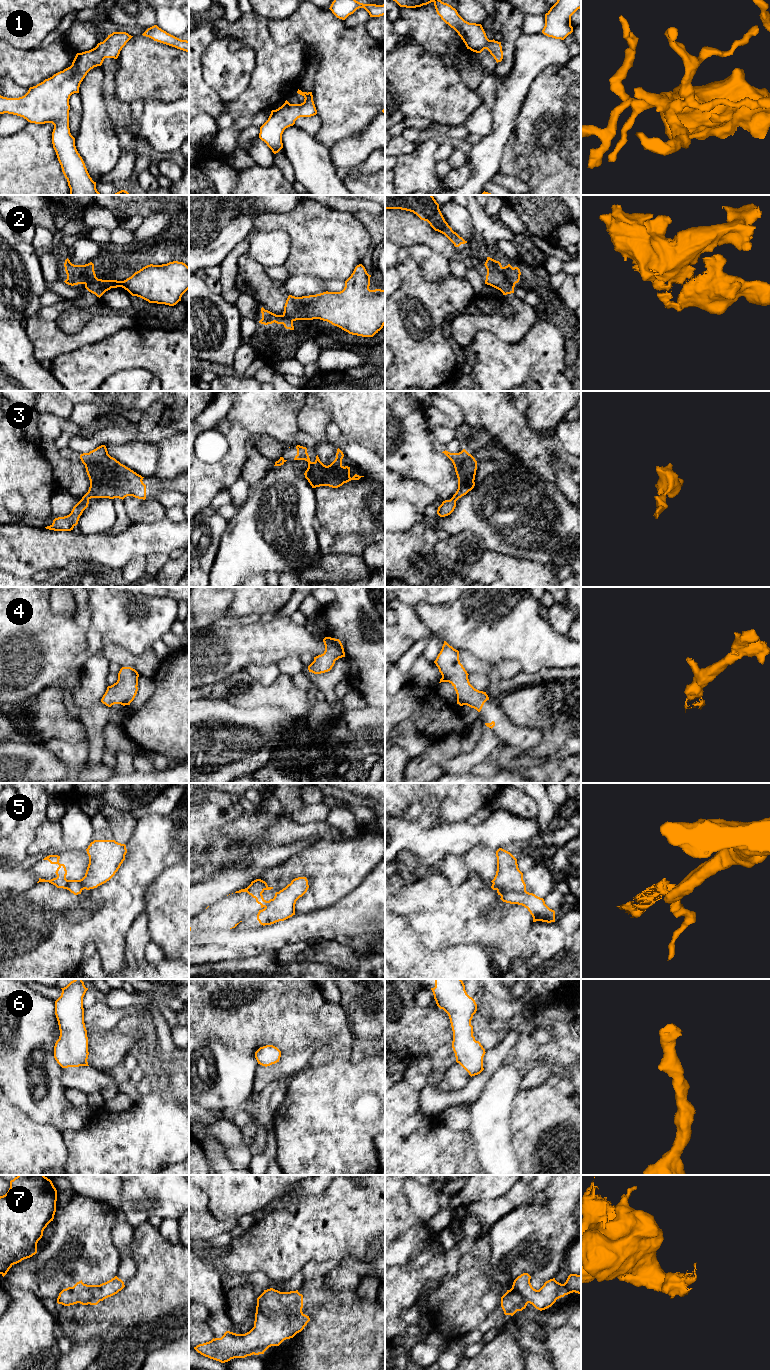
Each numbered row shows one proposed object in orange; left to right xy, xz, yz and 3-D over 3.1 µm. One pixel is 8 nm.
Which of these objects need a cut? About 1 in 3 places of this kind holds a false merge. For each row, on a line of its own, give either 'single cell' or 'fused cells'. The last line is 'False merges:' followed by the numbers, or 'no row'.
1: single cell
2: fused cells
3: single cell
4: single cell
5: fused cells
6: single cell
7: single cell
False merges: 2, 5

